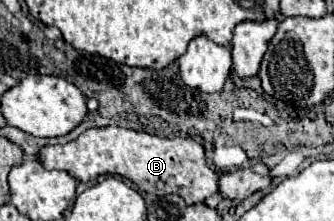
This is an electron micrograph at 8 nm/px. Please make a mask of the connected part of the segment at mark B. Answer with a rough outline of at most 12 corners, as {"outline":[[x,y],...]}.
{"outline":[[116,125],[44,147],[44,167],[84,183],[106,173],[188,205],[220,175],[190,137]]}

